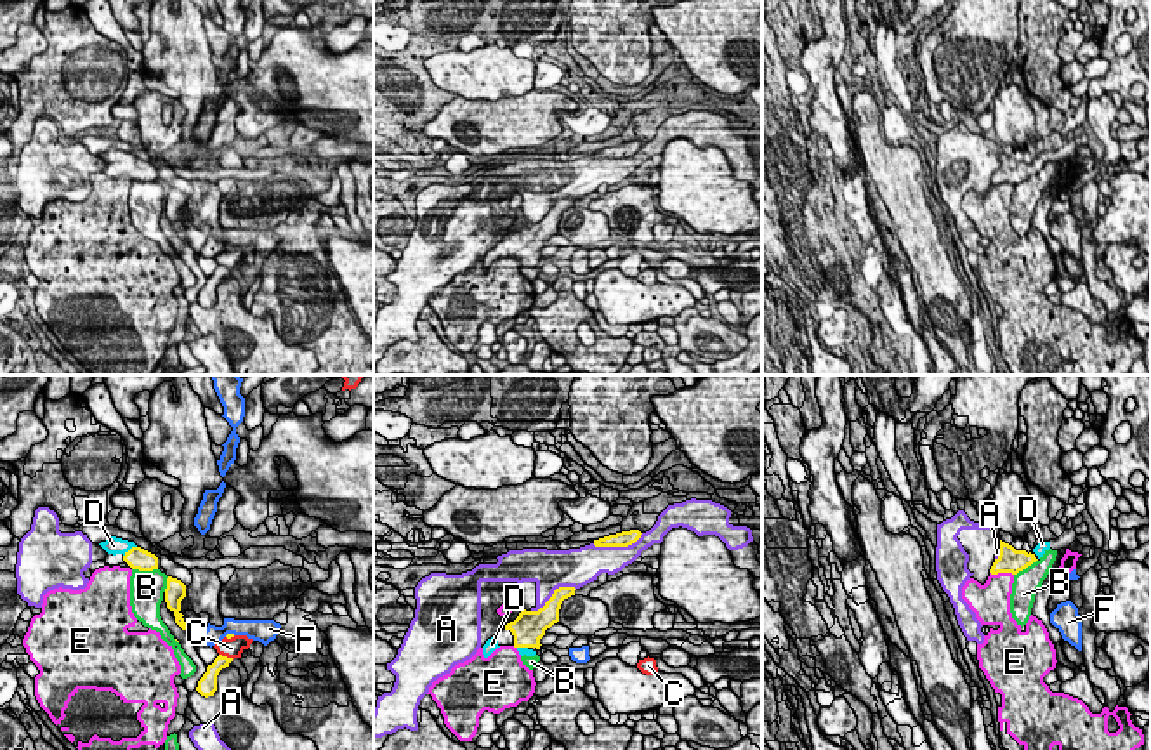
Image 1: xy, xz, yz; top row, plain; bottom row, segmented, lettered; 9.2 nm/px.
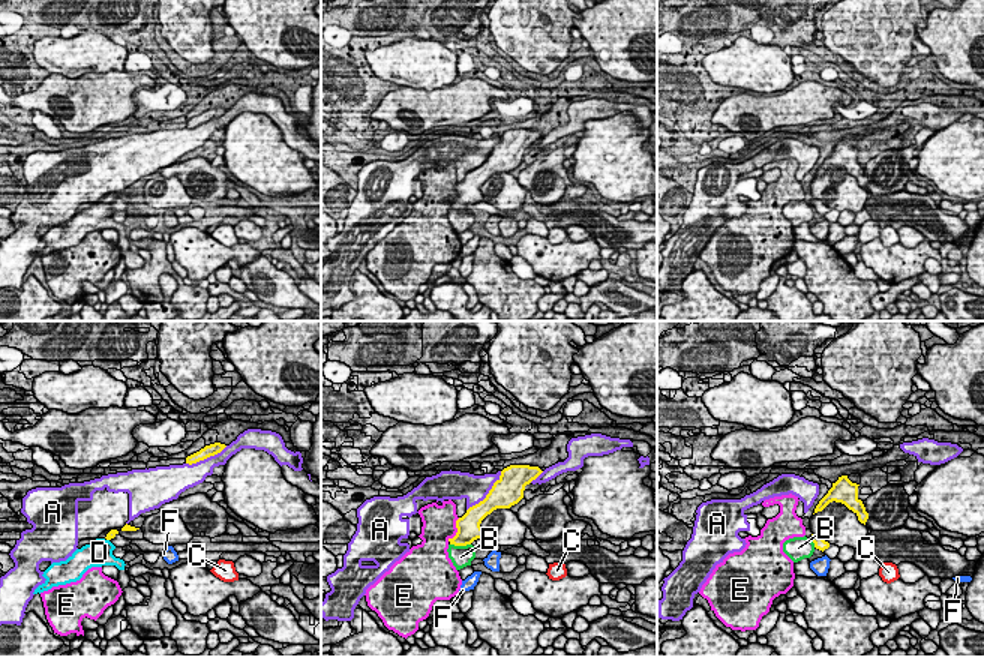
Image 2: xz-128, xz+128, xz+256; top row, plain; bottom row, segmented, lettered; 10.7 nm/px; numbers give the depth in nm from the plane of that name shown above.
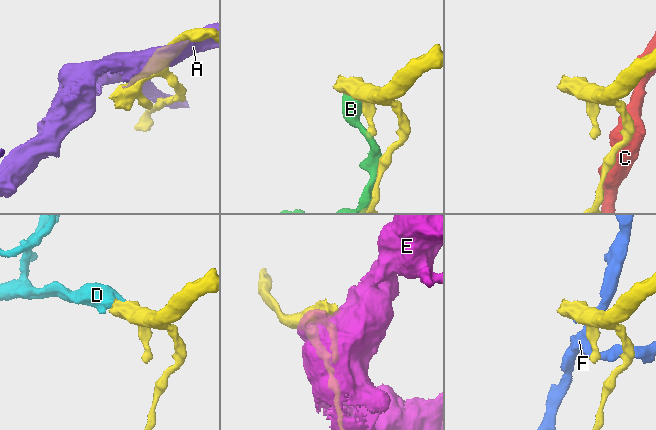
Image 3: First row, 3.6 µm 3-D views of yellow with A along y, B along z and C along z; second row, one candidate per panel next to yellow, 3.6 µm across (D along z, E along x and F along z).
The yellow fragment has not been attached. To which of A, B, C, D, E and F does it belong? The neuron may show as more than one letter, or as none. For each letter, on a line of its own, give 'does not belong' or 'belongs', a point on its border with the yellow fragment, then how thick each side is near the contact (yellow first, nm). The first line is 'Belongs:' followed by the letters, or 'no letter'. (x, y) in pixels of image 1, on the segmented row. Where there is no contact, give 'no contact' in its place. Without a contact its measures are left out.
Belongs: D
A: does not belong; contact xz (617, 546); calibres 140 and 260 nm
B: does not belong; contact xy (144, 570); calibres 200 and 320 nm
C: does not belong; contact xy (226, 657); calibres 130 and 190 nm
D: belongs; contact xy (129, 551); calibres 200 and 160 nm
E: does not belong; contact yz (1002, 572); calibres 220 and 300 nm
F: does not belong; contact xy (230, 634); calibres 50 and 190 nm

